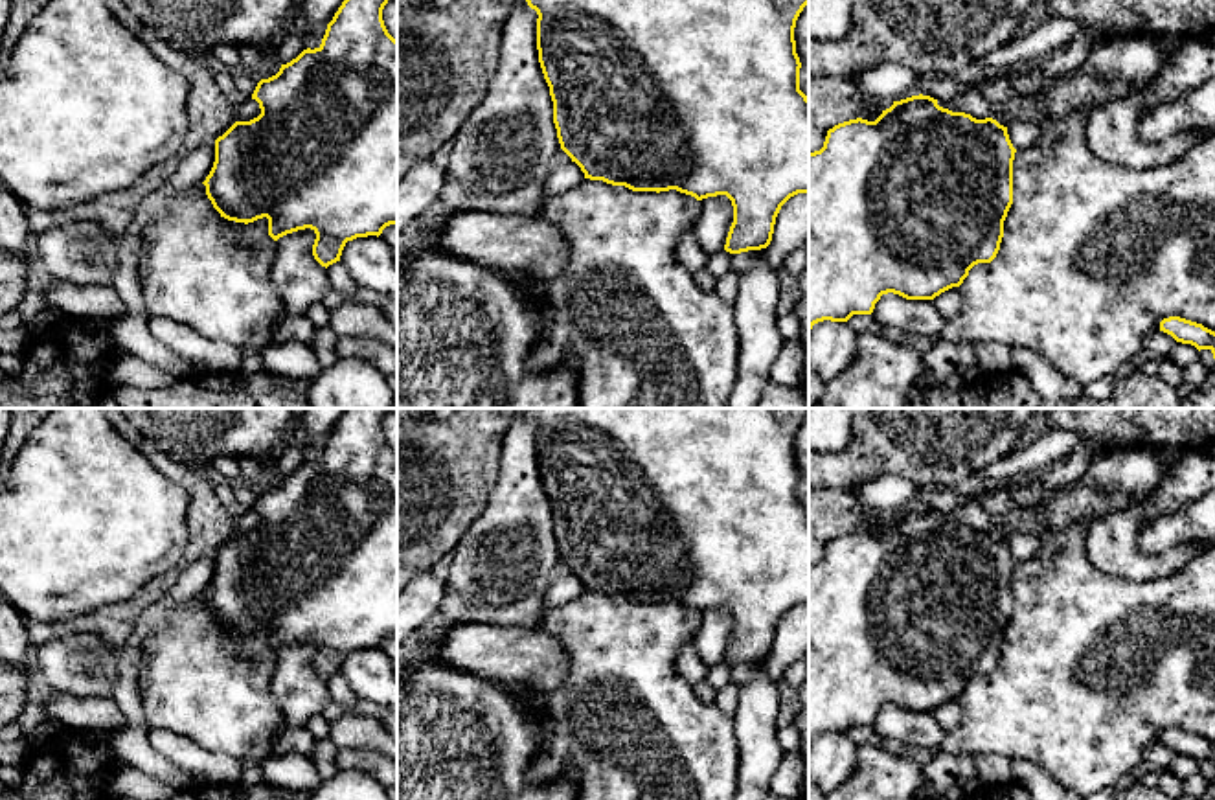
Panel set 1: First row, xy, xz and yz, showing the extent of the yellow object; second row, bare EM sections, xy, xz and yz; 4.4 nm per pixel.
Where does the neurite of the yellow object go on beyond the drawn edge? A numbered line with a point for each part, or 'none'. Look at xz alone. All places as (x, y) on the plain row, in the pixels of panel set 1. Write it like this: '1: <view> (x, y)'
none

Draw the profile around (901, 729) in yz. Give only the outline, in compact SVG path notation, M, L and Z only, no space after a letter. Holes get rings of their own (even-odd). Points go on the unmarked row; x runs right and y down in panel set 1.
M893 704L880 708L871 728L899 750L930 749L936 752L945 737L932 712L906 712Z

